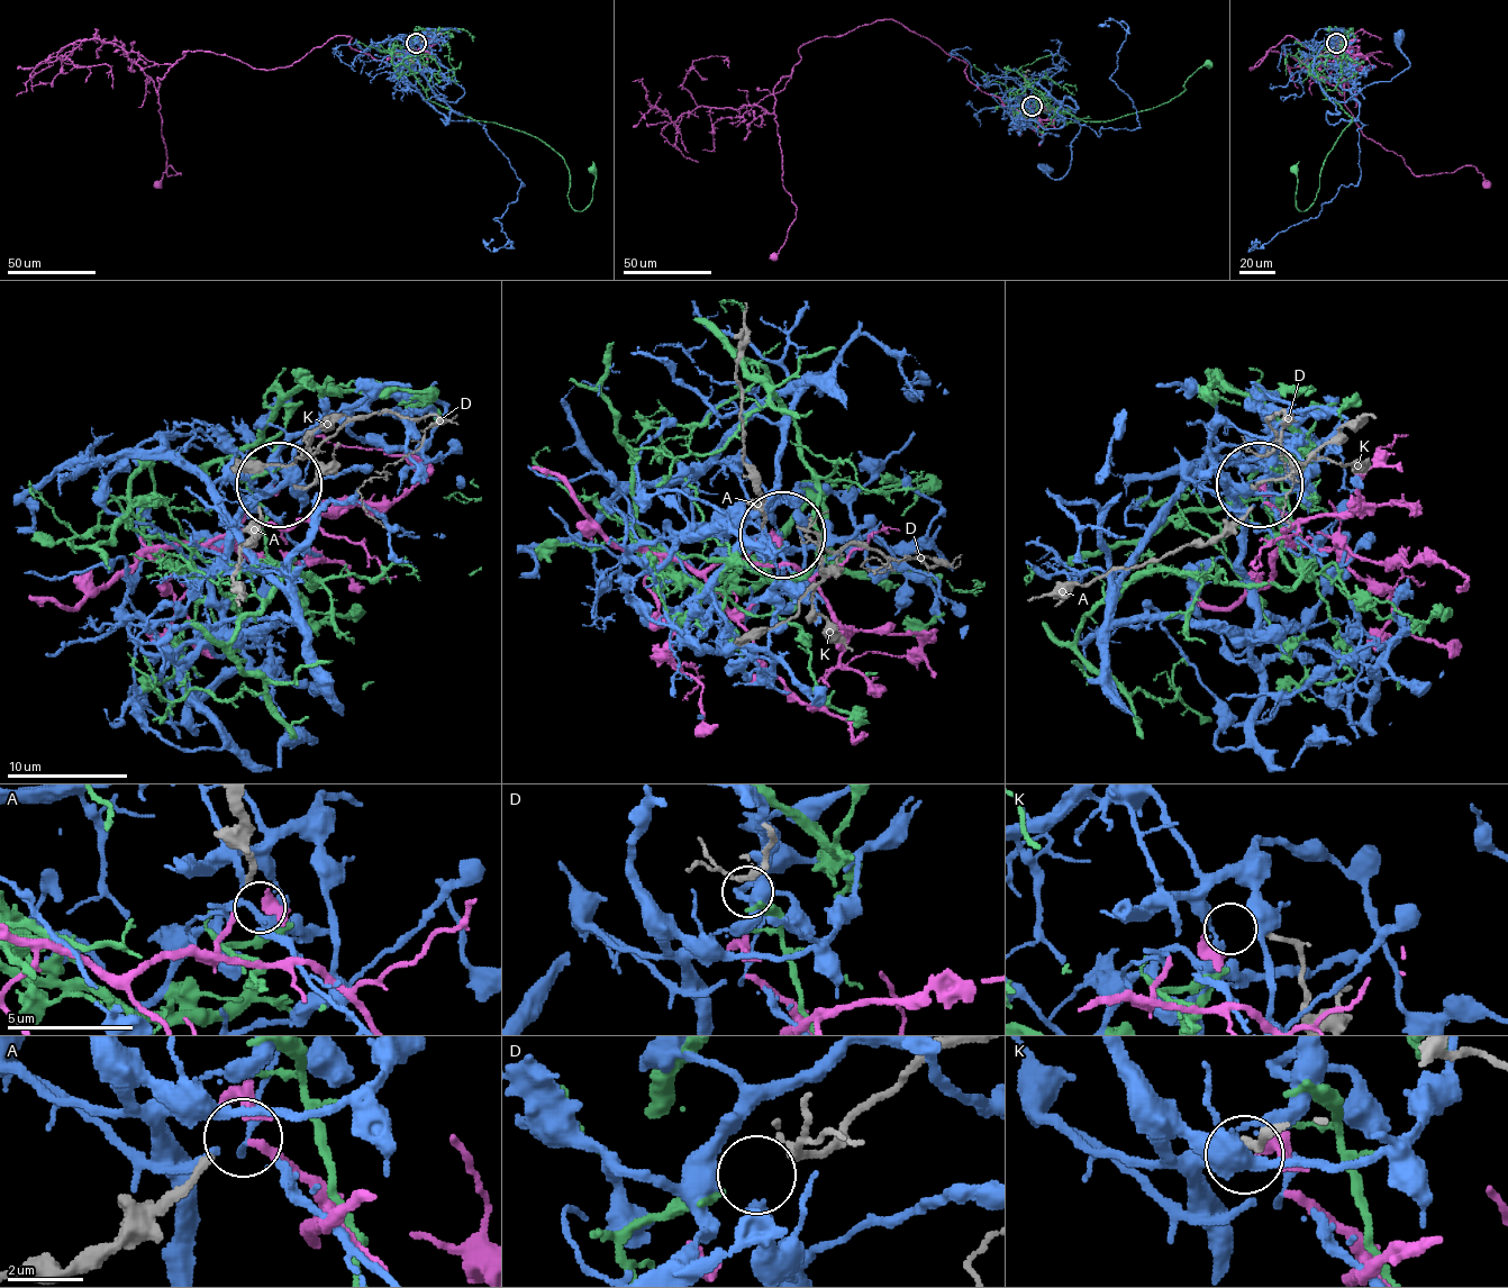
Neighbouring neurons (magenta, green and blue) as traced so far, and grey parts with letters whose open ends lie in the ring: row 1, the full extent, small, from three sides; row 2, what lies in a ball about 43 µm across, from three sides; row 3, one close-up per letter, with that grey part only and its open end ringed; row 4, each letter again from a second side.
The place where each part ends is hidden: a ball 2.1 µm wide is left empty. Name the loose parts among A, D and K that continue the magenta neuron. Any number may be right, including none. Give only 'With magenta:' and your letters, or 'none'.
With magenta: K

